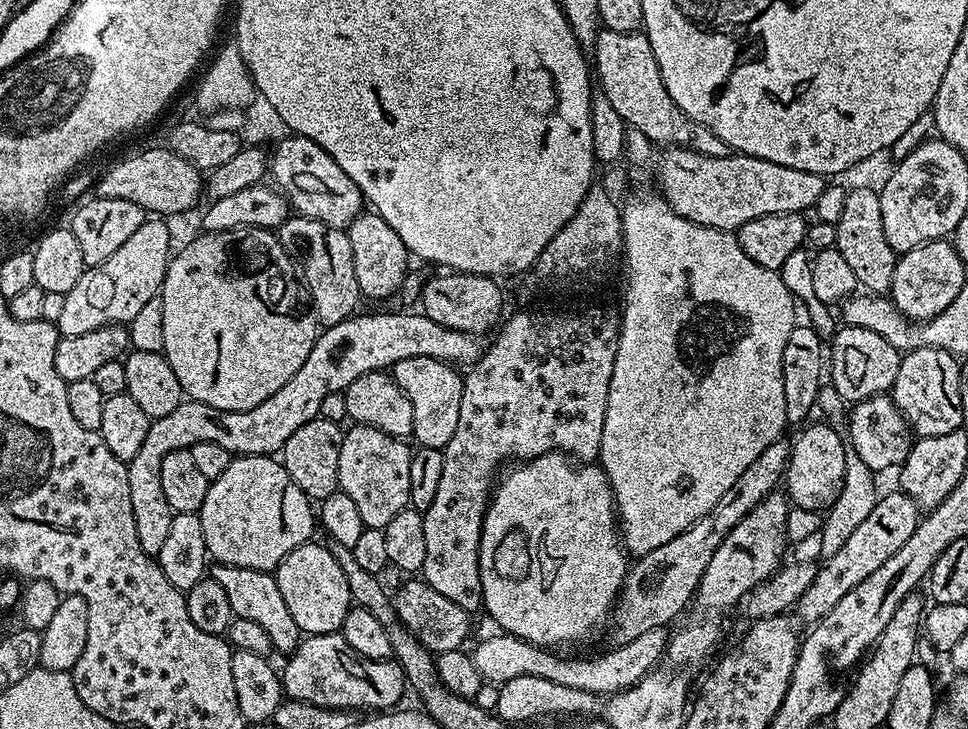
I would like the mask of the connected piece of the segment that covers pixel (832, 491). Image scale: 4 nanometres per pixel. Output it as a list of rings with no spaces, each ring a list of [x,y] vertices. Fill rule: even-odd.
[[[824,422],[813,428],[805,427],[797,440],[791,441],[786,471],[786,496],[797,509],[810,512],[828,510],[839,496],[845,469],[845,437]],[[796,503],[796,504],[795,504]]]

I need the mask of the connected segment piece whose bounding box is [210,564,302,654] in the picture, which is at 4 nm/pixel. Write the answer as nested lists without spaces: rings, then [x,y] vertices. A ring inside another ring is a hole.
[[[216,564],[211,569],[210,578],[226,590],[226,598],[230,598],[230,610],[233,617],[241,616],[250,618],[250,622],[258,622],[262,630],[270,637],[273,649],[277,653],[290,654],[299,646],[302,633],[298,622],[294,622],[290,610],[286,610],[286,601],[282,598],[282,590],[278,590],[278,582],[272,572],[262,570],[250,570],[242,566],[230,566],[229,564]]]

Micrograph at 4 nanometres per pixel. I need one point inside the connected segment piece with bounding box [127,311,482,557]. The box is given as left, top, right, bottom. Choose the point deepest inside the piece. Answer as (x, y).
(358, 345)

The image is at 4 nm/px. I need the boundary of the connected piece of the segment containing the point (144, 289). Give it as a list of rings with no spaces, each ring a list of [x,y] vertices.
[[[145,218],[142,226],[130,234],[121,248],[114,250],[106,262],[85,267],[82,278],[59,301],[60,317],[54,323],[61,336],[90,334],[91,331],[108,324],[127,325],[128,321],[150,302],[150,298],[160,295],[164,284],[168,262],[173,255],[172,232],[160,218]]]

